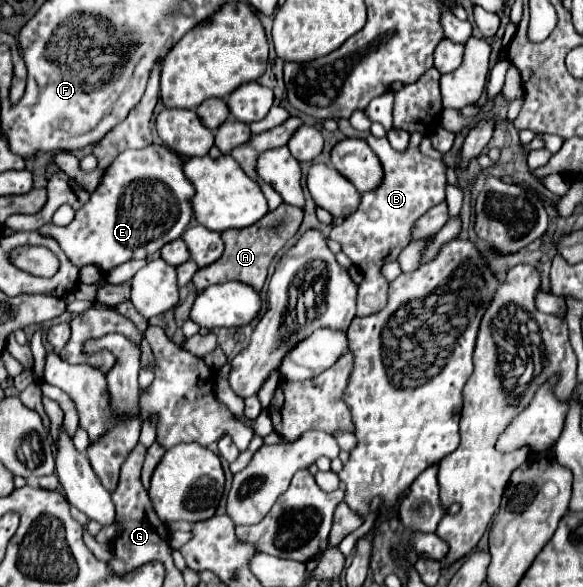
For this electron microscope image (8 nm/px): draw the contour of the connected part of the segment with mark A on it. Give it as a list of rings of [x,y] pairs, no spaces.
[[[283,203],[275,211],[269,211],[265,217],[261,217],[261,221],[257,221],[251,227],[245,227],[245,229],[227,229],[225,233],[221,233],[221,239],[225,241],[223,255],[215,263],[199,269],[195,273],[195,277],[193,277],[193,285],[197,287],[197,291],[205,291],[207,287],[217,285],[217,283],[241,281],[241,283],[253,285],[257,291],[261,291],[261,287],[265,285],[265,279],[269,275],[267,271],[269,271],[269,265],[271,265],[273,257],[295,235],[295,231],[299,229],[301,221],[303,221],[303,211],[299,207]]]

